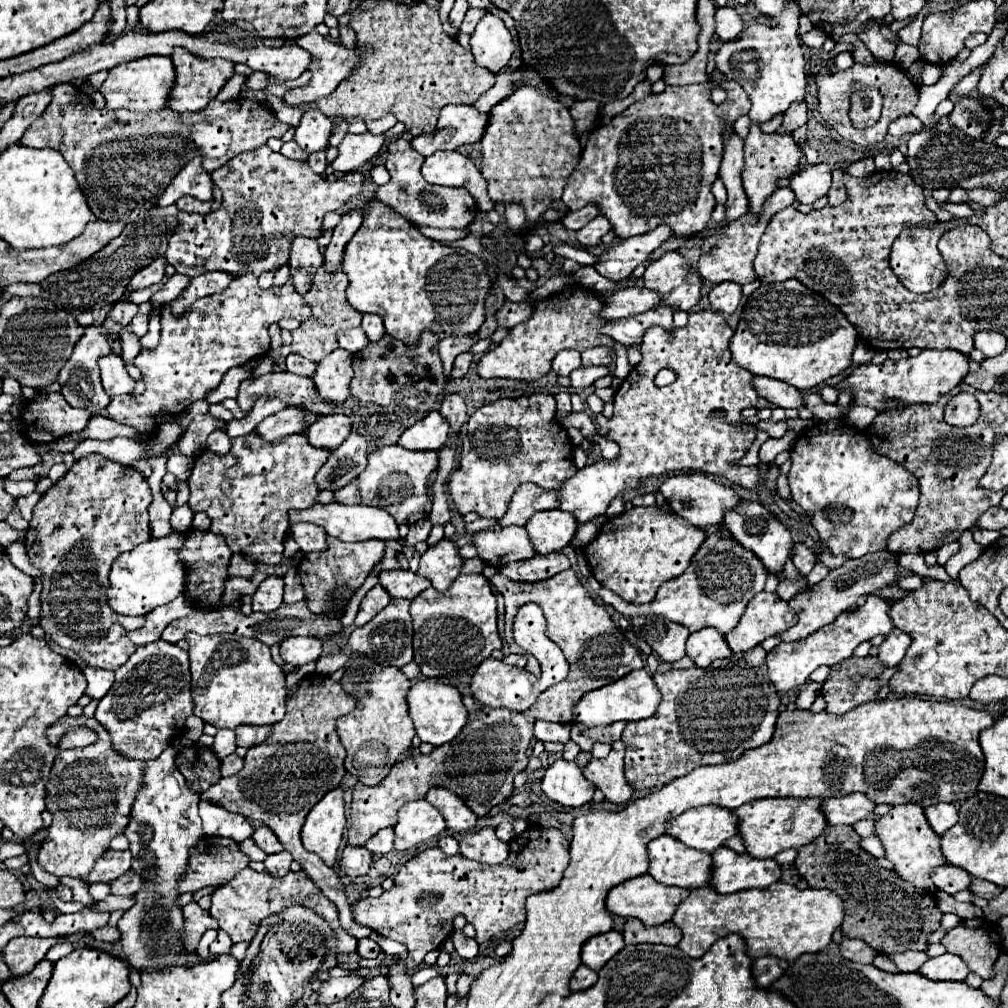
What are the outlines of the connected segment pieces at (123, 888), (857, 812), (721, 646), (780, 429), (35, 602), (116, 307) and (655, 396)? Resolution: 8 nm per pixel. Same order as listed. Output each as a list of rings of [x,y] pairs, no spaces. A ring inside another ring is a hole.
[[[128,871],[124,873],[124,877],[118,877],[116,881],[110,883],[110,889],[112,889],[112,895],[134,895],[138,889],[140,889],[140,877],[134,873],[134,871]]]
[[[852,793],[846,797],[824,799],[822,809],[828,825],[854,825],[874,813],[876,803],[868,801],[864,793]]]
[[[706,627],[706,629],[700,629],[688,637],[686,655],[692,657],[692,661],[698,667],[708,667],[716,659],[730,657],[732,651],[730,651],[724,635],[718,629]]]
[[[776,407],[772,409],[772,417],[768,421],[760,421],[756,427],[758,429],[764,429],[771,438],[778,439],[784,435],[786,429],[788,429],[788,419],[786,419],[786,411],[782,407]]]
[[[34,579],[34,591],[28,599],[28,617],[34,625],[38,623],[38,617],[40,617],[40,591],[42,591],[42,583],[40,579]]]
[[[126,287],[126,291],[124,291],[124,295],[122,295],[122,299],[118,301],[118,303],[114,303],[112,307],[110,307],[110,311],[108,311],[108,317],[112,319],[112,321],[116,321],[118,325],[122,325],[122,327],[126,327],[136,313],[138,313],[138,305],[134,305],[134,303],[130,303],[130,301],[126,301],[128,299],[128,287]]]
[[[712,309],[690,313],[688,325],[678,327],[672,331],[672,337],[662,327],[652,327],[646,331],[642,339],[642,361],[632,367],[628,377],[622,381],[614,395],[614,415],[610,419],[598,415],[596,423],[598,427],[608,429],[606,439],[616,441],[620,445],[620,457],[616,461],[598,461],[592,465],[582,467],[572,479],[568,479],[560,487],[560,509],[574,513],[578,523],[590,521],[596,515],[604,515],[610,501],[620,495],[628,493],[632,489],[640,489],[648,477],[660,477],[660,475],[672,475],[672,473],[708,473],[708,475],[720,475],[734,485],[740,485],[744,489],[758,489],[762,485],[760,481],[760,469],[758,467],[732,467],[730,461],[738,461],[744,457],[744,453],[750,449],[756,427],[750,423],[738,423],[742,419],[740,411],[744,407],[756,407],[758,393],[752,389],[752,373],[746,369],[740,369],[730,355],[728,341],[732,337],[732,329],[726,323],[724,315]],[[670,367],[678,373],[678,379],[668,387],[656,387],[654,375],[658,369]],[[714,409],[726,411],[724,419],[710,419],[710,413]]]

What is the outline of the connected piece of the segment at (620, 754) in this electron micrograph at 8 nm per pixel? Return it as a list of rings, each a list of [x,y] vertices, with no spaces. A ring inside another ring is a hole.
[[[612,743],[612,751],[604,759],[592,759],[584,767],[584,777],[602,789],[604,797],[612,803],[628,803],[634,787],[624,777],[624,743]]]

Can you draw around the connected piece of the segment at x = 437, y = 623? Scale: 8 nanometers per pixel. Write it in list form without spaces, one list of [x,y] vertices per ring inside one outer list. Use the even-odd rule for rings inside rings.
[[[460,574],[445,593],[436,589],[422,591],[410,607],[414,621],[414,659],[420,663],[424,677],[442,677],[460,669],[478,667],[492,655],[494,649],[502,649],[502,641],[496,629],[496,597],[490,589],[490,581],[480,574]]]

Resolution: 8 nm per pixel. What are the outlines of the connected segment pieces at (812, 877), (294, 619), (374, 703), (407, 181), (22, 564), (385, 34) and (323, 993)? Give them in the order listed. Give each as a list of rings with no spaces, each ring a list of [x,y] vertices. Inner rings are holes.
[[[826,827],[814,843],[798,849],[794,865],[810,887],[826,887],[844,901],[846,919],[842,933],[846,937],[862,939],[878,953],[926,951],[928,935],[940,927],[942,919],[936,897],[880,867],[878,861],[860,847],[860,839],[854,827]]]
[[[298,601],[298,603],[282,603],[276,611],[272,613],[260,613],[254,611],[250,615],[244,615],[240,609],[232,609],[230,605],[222,607],[222,609],[214,609],[210,613],[198,613],[192,611],[190,615],[186,615],[184,619],[172,621],[164,631],[162,631],[162,639],[170,641],[170,643],[178,643],[180,639],[184,639],[184,635],[188,631],[200,633],[200,635],[210,635],[210,633],[236,633],[242,637],[254,637],[266,645],[274,645],[274,643],[282,643],[286,637],[292,635],[310,635],[310,637],[318,637],[318,639],[332,639],[336,635],[342,633],[342,623],[340,623],[340,615],[332,613],[332,617],[316,617],[310,609],[308,609],[308,601]]]
[[[356,655],[348,661],[340,683],[342,689],[356,699],[356,707],[336,721],[338,737],[346,747],[346,771],[364,785],[378,785],[416,735],[406,705],[412,681],[396,667],[382,667],[368,657]]]
[[[396,139],[388,145],[388,157],[386,157],[386,169],[390,173],[390,181],[386,185],[380,185],[376,189],[376,199],[384,205],[392,207],[396,213],[400,213],[404,219],[408,219],[414,225],[426,225],[434,229],[464,229],[472,223],[478,207],[472,195],[466,189],[450,189],[450,187],[438,187],[430,185],[422,173],[420,167],[424,163],[424,157],[416,153],[408,139]]]
[[[22,541],[10,543],[10,545],[4,549],[4,553],[6,553],[6,555],[10,557],[10,561],[12,561],[20,571],[24,571],[26,575],[30,575],[30,577],[40,577],[40,575],[42,575],[38,569],[32,569],[32,565],[30,565],[30,561],[28,561],[28,555],[26,555],[26,547],[24,547]]]
[[[384,1],[372,11],[364,11],[364,13],[354,11],[350,19],[350,27],[356,31],[358,43],[372,45],[372,49],[366,51],[362,65],[348,79],[344,79],[328,97],[322,97],[320,101],[316,101],[318,109],[326,117],[330,117],[334,125],[338,125],[340,121],[352,123],[357,120],[377,120],[386,116],[386,113],[394,113],[398,121],[406,123],[406,129],[412,135],[432,133],[436,129],[438,113],[444,105],[450,105],[450,103],[472,105],[496,81],[496,75],[490,69],[476,65],[472,53],[466,51],[456,39],[444,33],[442,23],[438,19],[438,9],[426,5],[424,1],[414,1],[410,5]]]
[[[348,975],[348,977],[330,977],[328,981],[322,983],[320,987],[320,995],[318,995],[318,1003],[326,1003],[332,1005],[336,1001],[346,999],[354,989],[358,989],[366,979],[358,977],[358,975]]]

